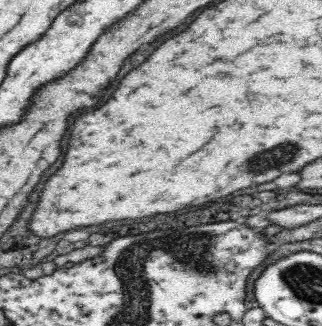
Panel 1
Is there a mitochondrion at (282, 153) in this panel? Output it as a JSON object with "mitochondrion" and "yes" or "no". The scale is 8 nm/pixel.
{"mitochondrion":"yes"}

